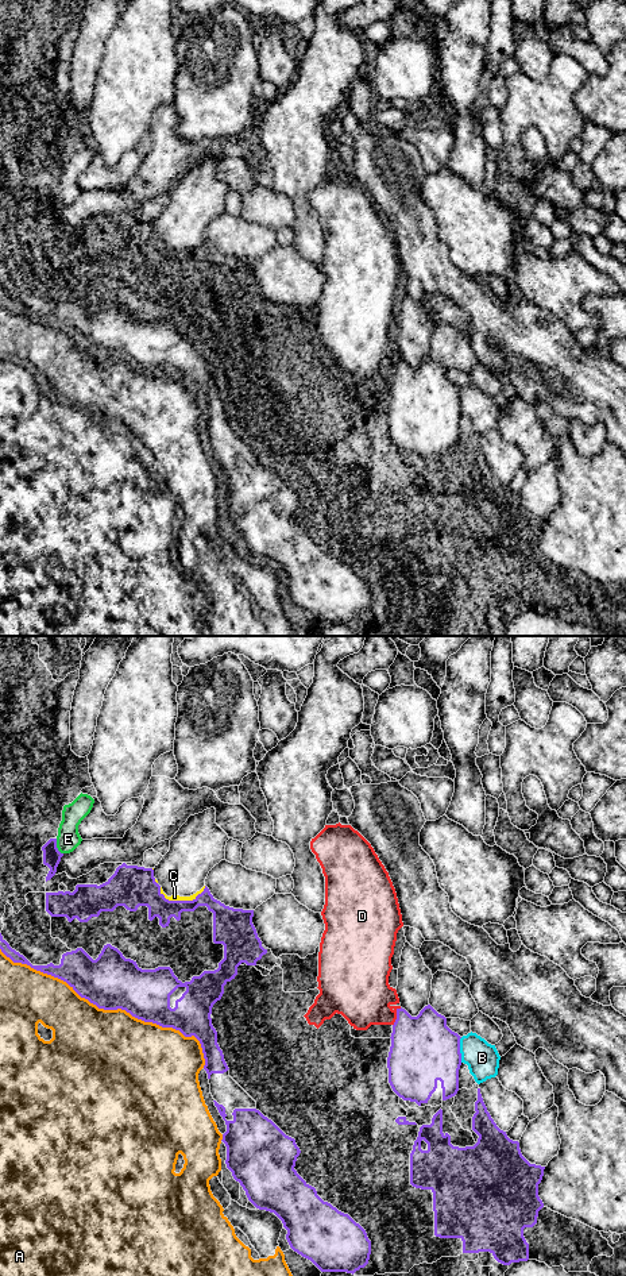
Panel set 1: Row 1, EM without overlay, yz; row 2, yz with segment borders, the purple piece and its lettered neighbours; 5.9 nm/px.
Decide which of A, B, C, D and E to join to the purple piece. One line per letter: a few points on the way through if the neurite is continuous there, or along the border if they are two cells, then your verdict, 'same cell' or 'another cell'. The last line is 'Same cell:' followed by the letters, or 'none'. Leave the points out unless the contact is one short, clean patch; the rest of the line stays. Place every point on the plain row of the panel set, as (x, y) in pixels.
A: another cell
B: another cell
C: another cell
D: another cell
E: another cell
Same cell: none

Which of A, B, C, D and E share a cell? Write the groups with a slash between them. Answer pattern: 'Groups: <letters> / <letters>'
Groups: A / B / C / D / E

